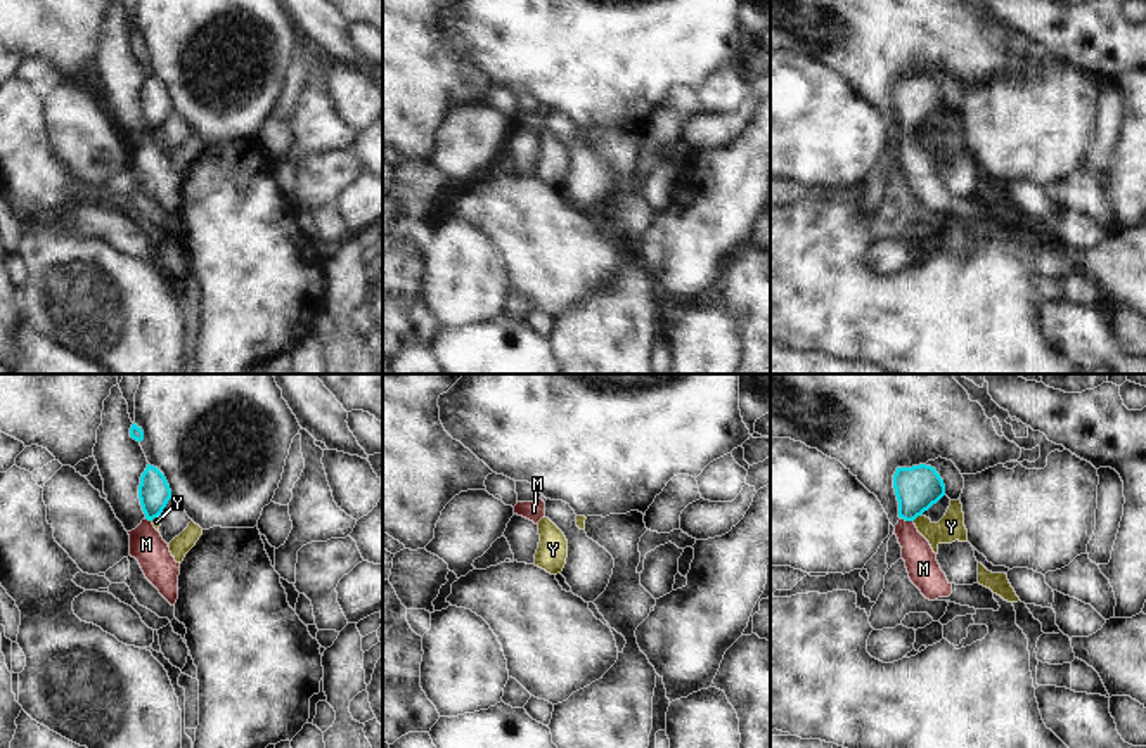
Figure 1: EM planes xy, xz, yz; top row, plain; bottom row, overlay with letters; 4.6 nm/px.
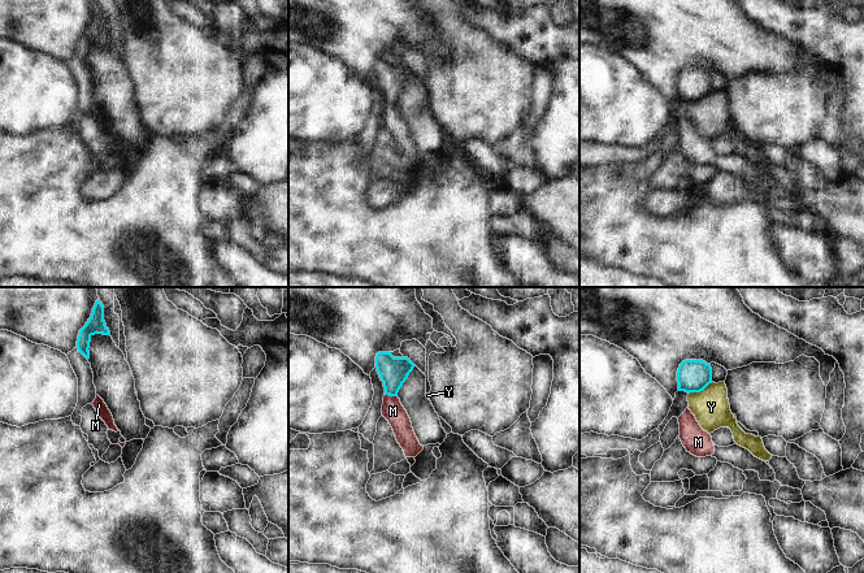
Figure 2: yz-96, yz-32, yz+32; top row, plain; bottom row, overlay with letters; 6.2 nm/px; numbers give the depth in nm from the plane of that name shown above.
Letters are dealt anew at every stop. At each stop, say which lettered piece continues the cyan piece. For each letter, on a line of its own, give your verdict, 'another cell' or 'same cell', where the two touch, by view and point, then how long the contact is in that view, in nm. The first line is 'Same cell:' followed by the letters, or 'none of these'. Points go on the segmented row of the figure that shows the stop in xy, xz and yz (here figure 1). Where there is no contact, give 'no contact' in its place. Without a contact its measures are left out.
Same cell: M
M: same cell; contact yz (907, 520); length 70 nm
Y: another cell; contact yz (916, 516); length 50 nm

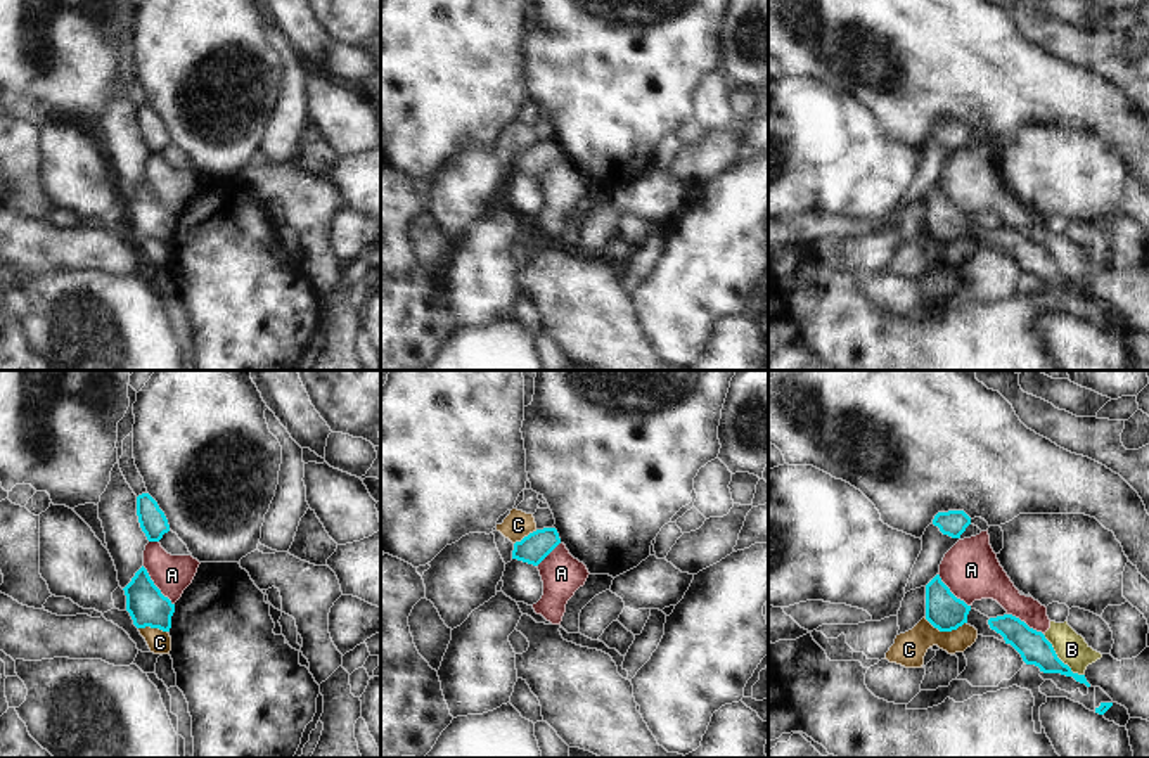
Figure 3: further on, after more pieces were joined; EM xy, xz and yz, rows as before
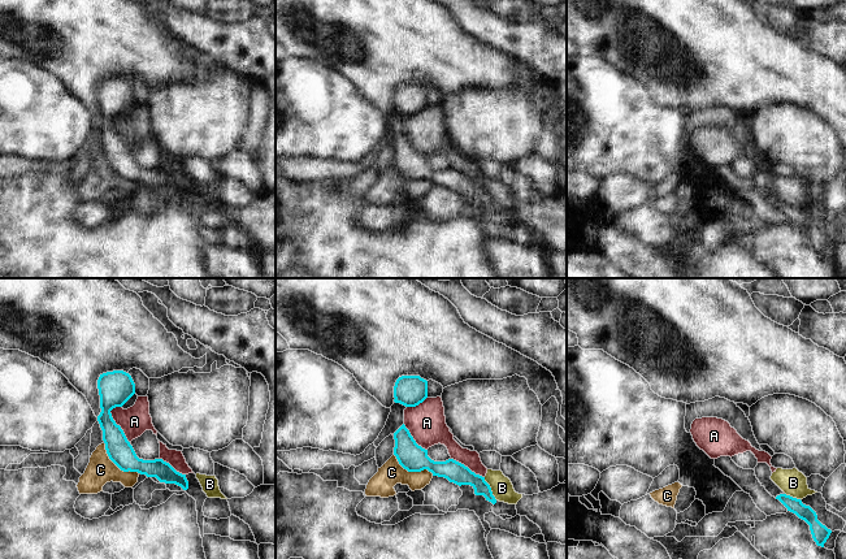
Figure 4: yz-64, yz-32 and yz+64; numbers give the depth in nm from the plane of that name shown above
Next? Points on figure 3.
Same cell: none of these
A: another cell; contact xy (154, 585); length 240 nm
B: another cell; contact yz (1058, 658); length 280 nm
C: another cell; contact yz (945, 630); length 200 nm

